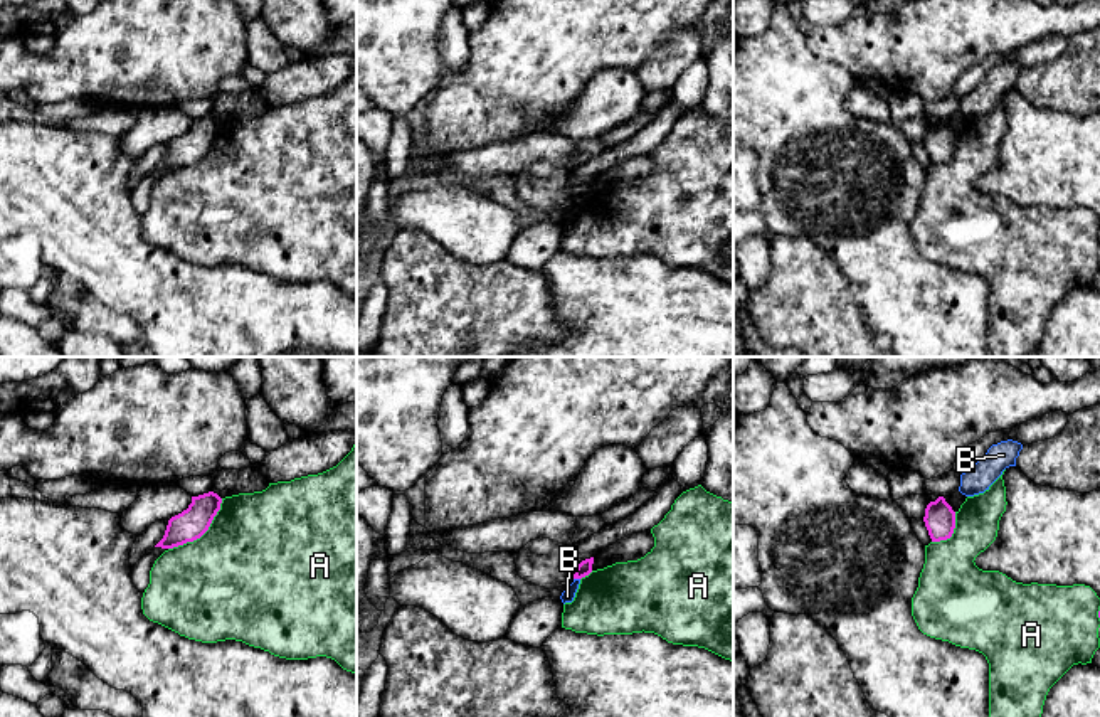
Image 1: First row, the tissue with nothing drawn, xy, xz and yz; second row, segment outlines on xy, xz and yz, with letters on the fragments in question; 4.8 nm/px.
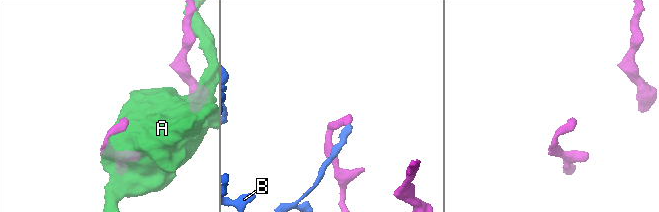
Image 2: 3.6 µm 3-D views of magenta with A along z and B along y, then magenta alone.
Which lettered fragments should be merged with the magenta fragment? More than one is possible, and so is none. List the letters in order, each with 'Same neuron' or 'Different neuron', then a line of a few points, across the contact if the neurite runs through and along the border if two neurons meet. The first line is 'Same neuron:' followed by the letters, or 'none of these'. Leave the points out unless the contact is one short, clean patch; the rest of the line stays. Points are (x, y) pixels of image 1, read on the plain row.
Same neuron: none of these
A: Different neuron
B: Different neuron. Line: xz (574, 201), (579, 202)

